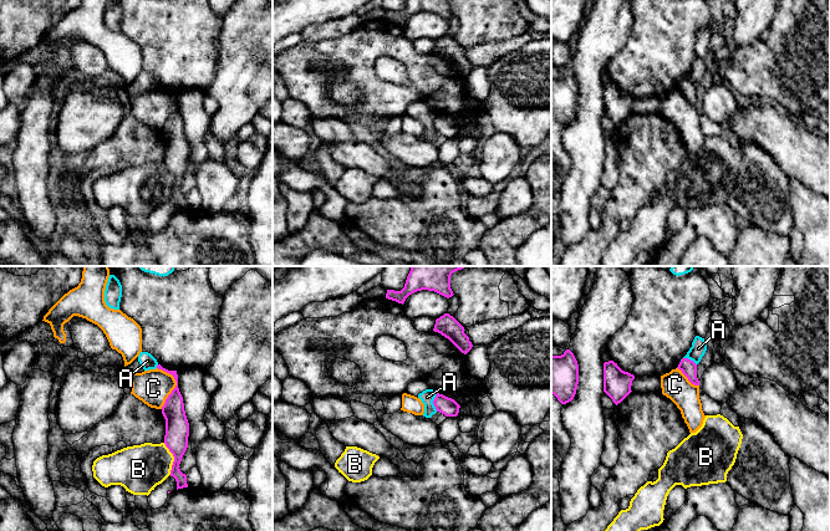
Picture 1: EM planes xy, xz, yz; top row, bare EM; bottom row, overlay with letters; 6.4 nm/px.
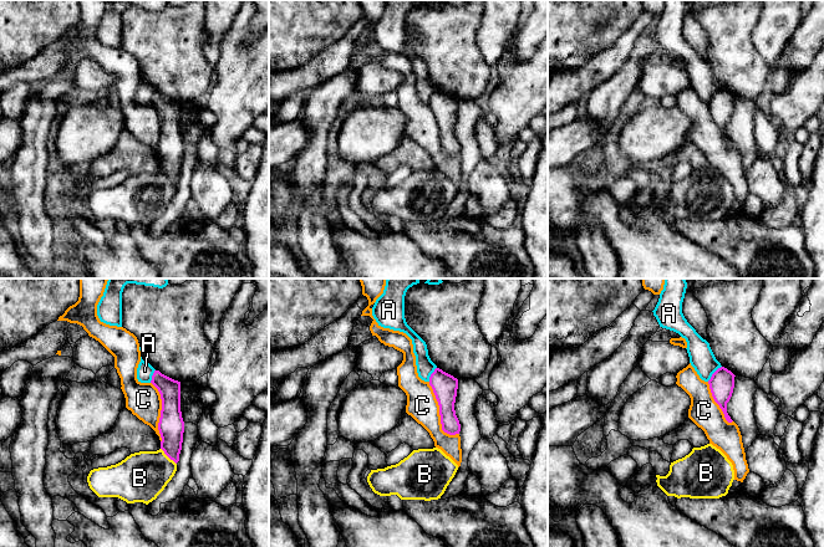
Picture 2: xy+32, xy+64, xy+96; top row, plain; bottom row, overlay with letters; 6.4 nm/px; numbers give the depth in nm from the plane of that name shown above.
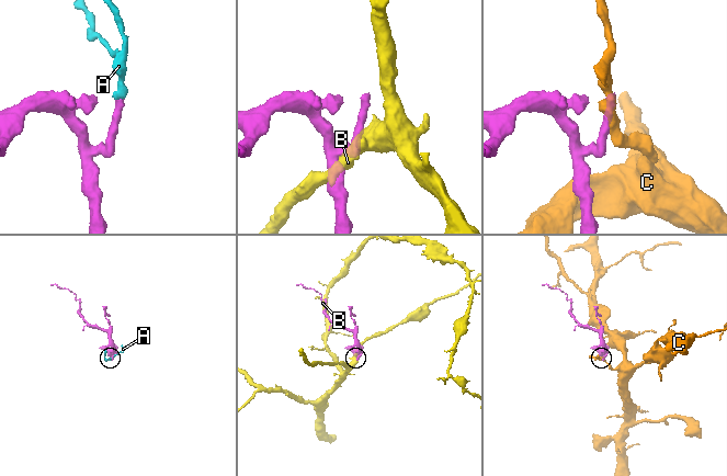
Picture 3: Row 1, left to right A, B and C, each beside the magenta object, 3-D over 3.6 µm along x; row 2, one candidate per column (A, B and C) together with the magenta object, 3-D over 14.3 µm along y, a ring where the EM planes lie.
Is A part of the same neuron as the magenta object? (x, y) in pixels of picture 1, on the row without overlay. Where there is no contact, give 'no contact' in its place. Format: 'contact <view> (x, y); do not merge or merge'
contact xz (433, 123); do not merge

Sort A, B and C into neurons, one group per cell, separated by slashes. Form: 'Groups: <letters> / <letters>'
Groups: A / B / C

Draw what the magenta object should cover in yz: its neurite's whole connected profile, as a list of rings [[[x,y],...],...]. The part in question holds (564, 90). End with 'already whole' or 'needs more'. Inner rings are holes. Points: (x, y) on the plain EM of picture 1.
[[[570,71],[561,77],[551,77],[551,116],[561,126],[571,123],[579,106],[579,86]]]; already whole

